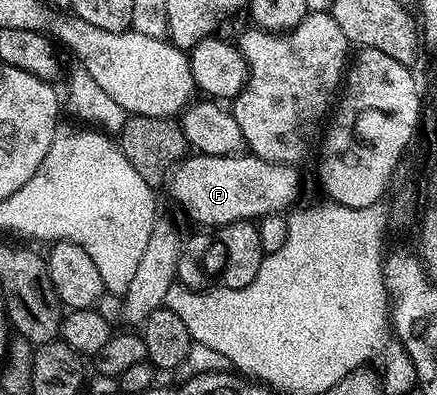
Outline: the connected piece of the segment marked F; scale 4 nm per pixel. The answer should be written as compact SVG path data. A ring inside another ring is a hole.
M188 156L183 159L184 166L177 165L170 181L167 183L172 198L196 222L242 222L249 216L263 216L279 211L280 206L291 207L296 193L300 190L300 178L297 171L291 167L273 166L265 164L261 158L255 156L229 156L226 158L210 158L207 156Z

